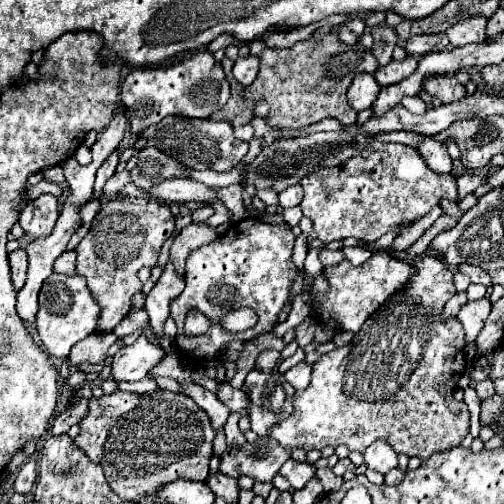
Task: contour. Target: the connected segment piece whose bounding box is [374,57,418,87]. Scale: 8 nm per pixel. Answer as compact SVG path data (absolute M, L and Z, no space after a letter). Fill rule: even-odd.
M406 57L404 61L390 61L384 69L378 69L374 73L374 77L380 85L386 87L386 85L394 85L394 83L404 81L406 77L410 77L416 71L416 67L418 67L418 59Z

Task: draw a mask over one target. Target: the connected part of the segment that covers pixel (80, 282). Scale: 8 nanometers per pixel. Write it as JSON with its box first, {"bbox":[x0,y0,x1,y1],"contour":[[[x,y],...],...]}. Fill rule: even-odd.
{"bbox":[36,273,100,359],"contour":[[[52,273],[44,281],[38,299],[40,299],[40,309],[36,313],[36,331],[40,335],[42,345],[52,357],[58,359],[68,357],[74,343],[82,341],[84,337],[96,331],[96,317],[100,313],[100,307],[96,305],[84,277],[80,275],[68,277],[68,275]]]}

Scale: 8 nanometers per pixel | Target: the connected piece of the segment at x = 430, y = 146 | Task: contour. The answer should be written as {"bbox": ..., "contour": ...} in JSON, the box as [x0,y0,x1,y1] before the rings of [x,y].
{"bbox":[416,135,452,173],"contour":[[[420,135],[416,149],[426,159],[428,167],[432,167],[432,171],[436,171],[436,173],[452,171],[452,159],[447,152],[446,145],[440,143],[434,135]]]}

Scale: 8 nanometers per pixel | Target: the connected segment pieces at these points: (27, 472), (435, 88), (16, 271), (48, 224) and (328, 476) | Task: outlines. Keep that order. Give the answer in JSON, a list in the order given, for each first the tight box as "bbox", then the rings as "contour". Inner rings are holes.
[{"bbox":[14,459,38,495],"contour":[[[34,459],[26,461],[26,463],[22,465],[22,469],[18,471],[18,475],[16,475],[14,491],[28,495],[30,489],[32,489],[32,485],[34,485],[34,481],[36,481],[36,473],[38,473],[38,471],[36,471],[36,461],[34,461]]]},{"bbox":[424,77,466,103],"contour":[[[432,77],[426,81],[424,89],[442,103],[454,103],[466,97],[466,89],[456,81],[456,77]]]},{"bbox":[10,249,28,289],"contour":[[[16,249],[10,253],[10,271],[12,271],[12,283],[18,289],[24,287],[26,281],[26,267],[28,267],[28,259],[26,259],[26,251],[24,249]]]},{"bbox":[18,195,58,241],"contour":[[[40,195],[34,201],[28,201],[20,211],[18,223],[26,231],[26,241],[36,237],[46,237],[52,233],[52,225],[58,219],[58,199],[54,195]]]},{"bbox":[316,469,344,493],"contour":[[[318,469],[316,475],[320,477],[320,481],[322,481],[322,485],[324,485],[324,489],[326,489],[328,493],[330,493],[330,491],[338,491],[338,489],[342,487],[342,483],[344,483],[344,479],[338,477],[338,475],[334,475],[330,469]]]}]

